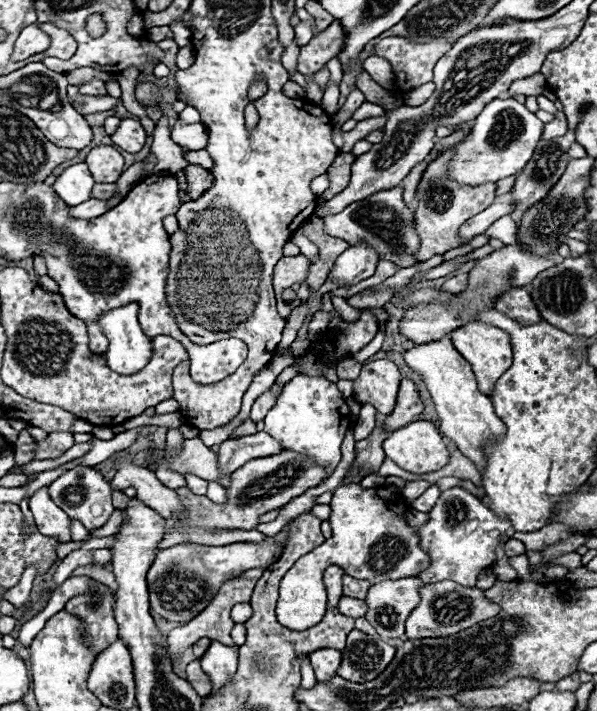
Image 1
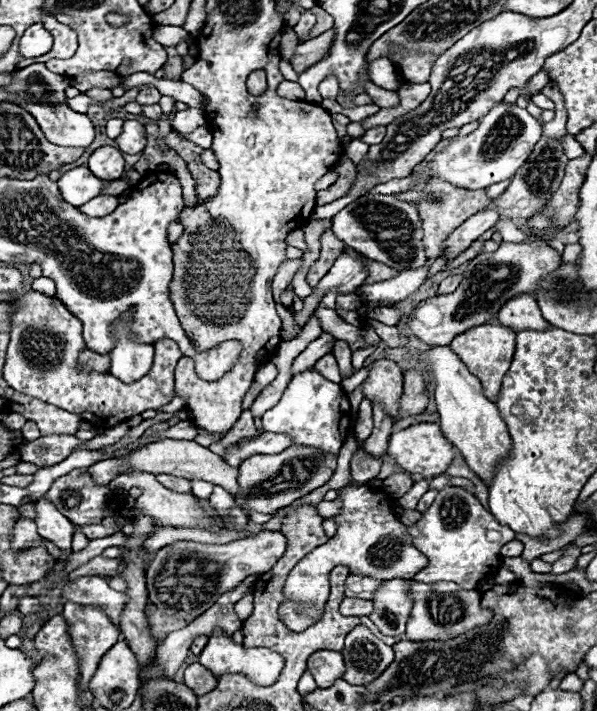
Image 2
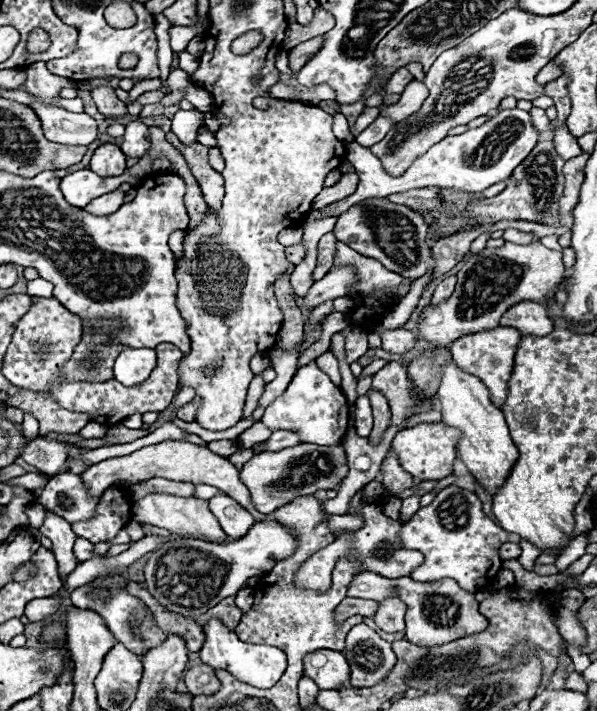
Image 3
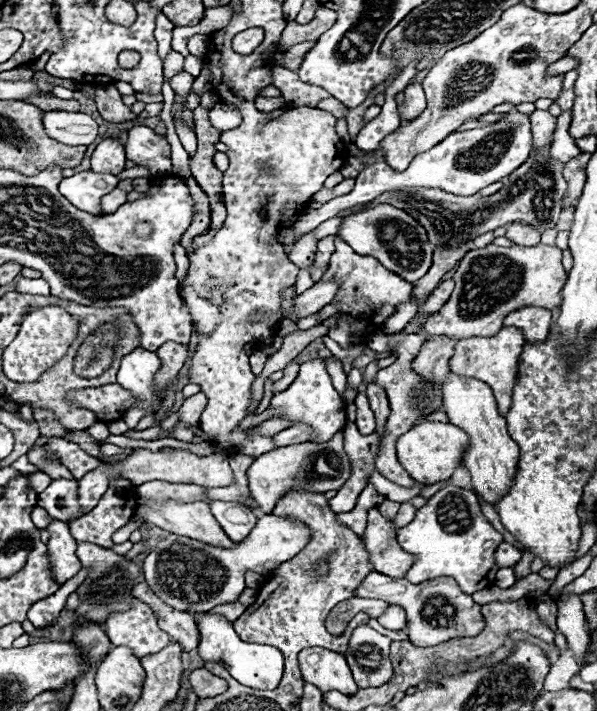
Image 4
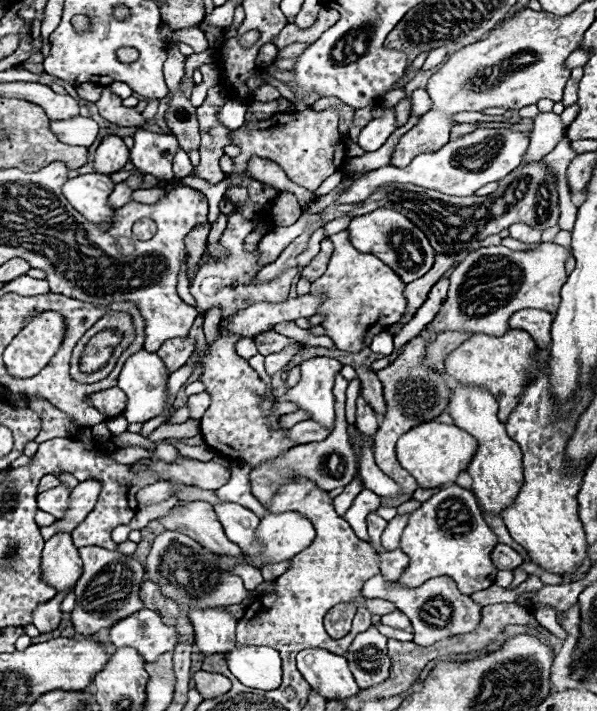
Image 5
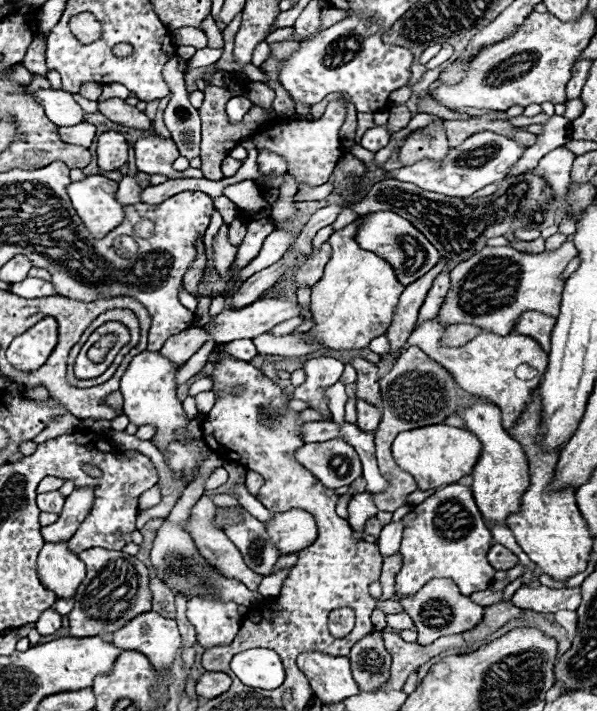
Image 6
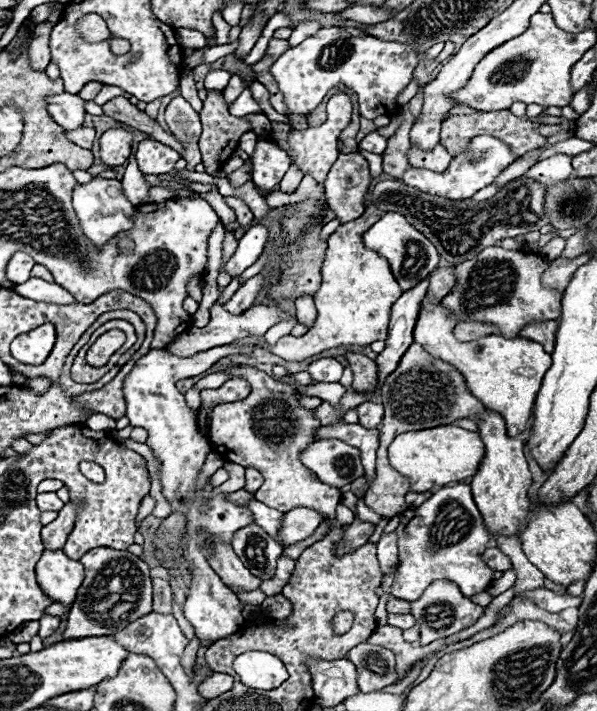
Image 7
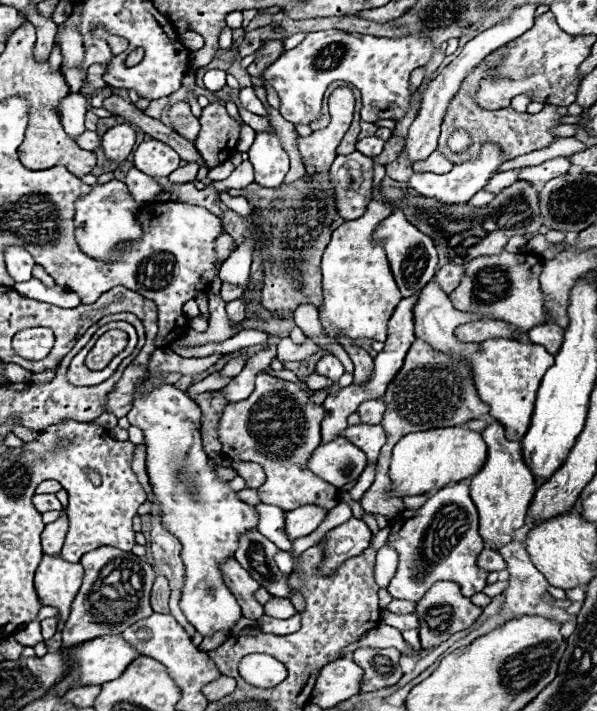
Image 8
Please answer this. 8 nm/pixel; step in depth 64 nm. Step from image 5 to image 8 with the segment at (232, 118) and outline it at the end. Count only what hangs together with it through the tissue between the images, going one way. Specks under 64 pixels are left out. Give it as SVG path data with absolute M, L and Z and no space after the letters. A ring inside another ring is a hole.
M242 88L242 90L240 90L240 104L242 104L246 110L250 110L250 112L254 112L254 114L266 118L266 120L270 120L270 116L268 116L264 104L258 100L258 96L254 94L252 88Z

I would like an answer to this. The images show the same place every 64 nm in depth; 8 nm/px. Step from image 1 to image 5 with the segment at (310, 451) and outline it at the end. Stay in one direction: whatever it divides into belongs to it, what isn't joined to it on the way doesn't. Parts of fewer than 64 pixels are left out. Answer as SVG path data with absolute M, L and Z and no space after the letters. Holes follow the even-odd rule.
M326 356L304 360L300 366L302 370L300 382L278 400L296 402L300 410L312 414L312 420L332 430L334 428L332 386L334 386L334 376L342 370L342 366L344 364L340 364L336 358L326 358Z

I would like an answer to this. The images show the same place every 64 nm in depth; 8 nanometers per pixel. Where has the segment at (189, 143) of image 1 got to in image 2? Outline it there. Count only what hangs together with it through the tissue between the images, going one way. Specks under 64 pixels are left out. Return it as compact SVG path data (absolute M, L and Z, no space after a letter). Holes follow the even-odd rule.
M200 126L190 136L182 136L182 138L190 140L190 142L202 146L202 148L210 148L212 146L212 130L208 126Z

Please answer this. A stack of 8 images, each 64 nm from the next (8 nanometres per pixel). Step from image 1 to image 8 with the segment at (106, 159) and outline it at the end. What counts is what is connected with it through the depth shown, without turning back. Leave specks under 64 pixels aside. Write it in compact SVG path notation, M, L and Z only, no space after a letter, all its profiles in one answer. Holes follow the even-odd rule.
M122 122L108 128L108 132L102 136L102 150L110 160L124 162L134 148L134 140L134 128L128 122Z

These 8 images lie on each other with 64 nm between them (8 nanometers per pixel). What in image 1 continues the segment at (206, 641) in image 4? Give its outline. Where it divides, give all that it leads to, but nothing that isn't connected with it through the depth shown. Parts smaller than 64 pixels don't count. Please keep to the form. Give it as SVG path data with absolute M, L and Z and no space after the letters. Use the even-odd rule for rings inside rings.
M218 640L210 642L210 648L200 658L200 664L212 680L212 690L222 688L228 682L228 678L232 678L232 674L238 668L238 656L240 654L236 648L220 644Z

